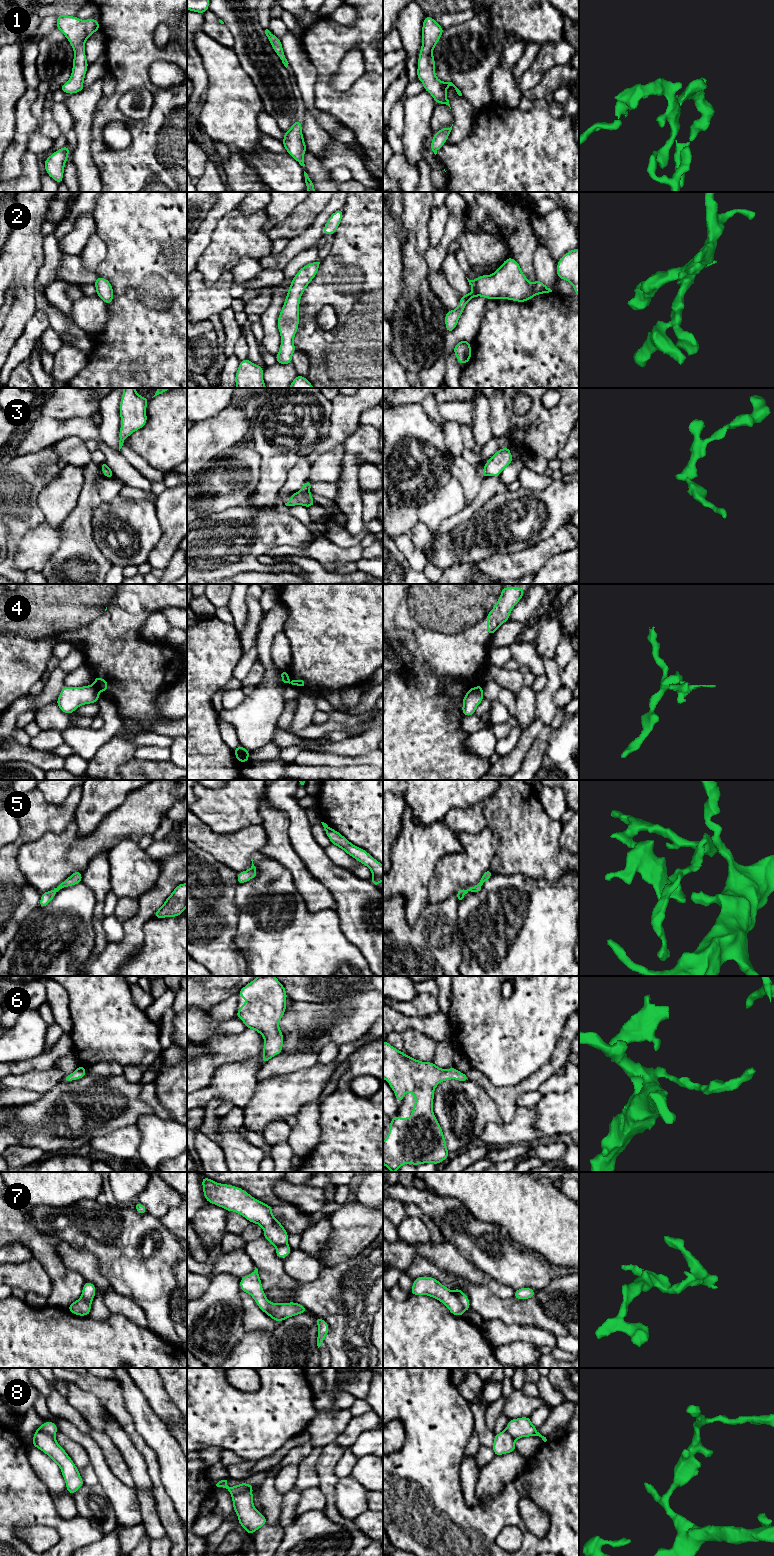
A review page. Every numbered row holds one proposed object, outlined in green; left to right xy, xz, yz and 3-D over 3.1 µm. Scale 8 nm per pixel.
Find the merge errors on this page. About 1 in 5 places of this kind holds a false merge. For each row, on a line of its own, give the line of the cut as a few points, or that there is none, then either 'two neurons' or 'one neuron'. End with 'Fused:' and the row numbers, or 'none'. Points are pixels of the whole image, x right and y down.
1: no cut | one neuron
2: no cut | one neuron
3: no cut | one neuron
4: xy (94, 686), (98, 691) | two neurons
5: no cut | one neuron
6: no cut | one neuron
7: yz (453, 1292), (465, 1310) | two neurons
8: xz (251, 1490), (232, 1496) | two neurons
Fused: 4, 7, 8

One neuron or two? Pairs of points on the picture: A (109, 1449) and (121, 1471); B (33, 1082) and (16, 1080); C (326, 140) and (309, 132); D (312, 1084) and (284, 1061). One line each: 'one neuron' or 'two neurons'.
A: one neuron
B: one neuron
C: one neuron
D: two neurons

